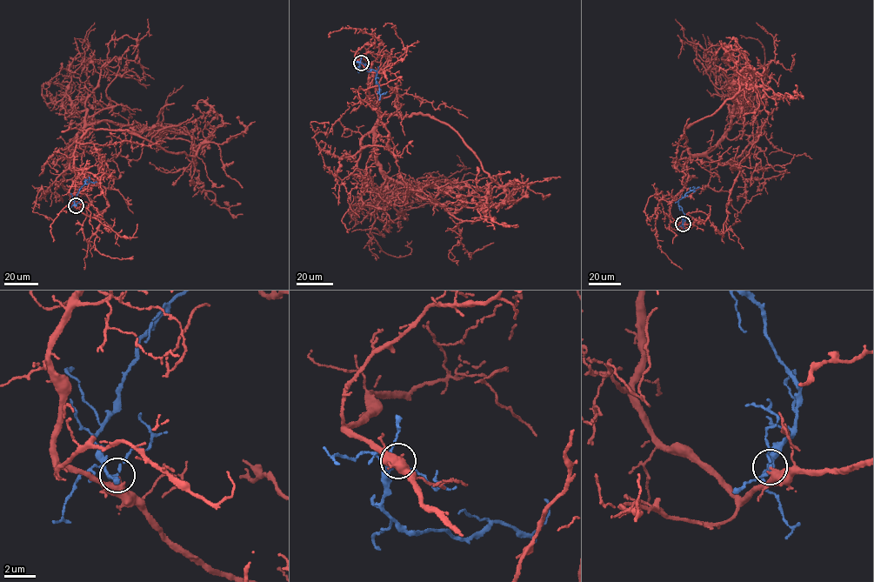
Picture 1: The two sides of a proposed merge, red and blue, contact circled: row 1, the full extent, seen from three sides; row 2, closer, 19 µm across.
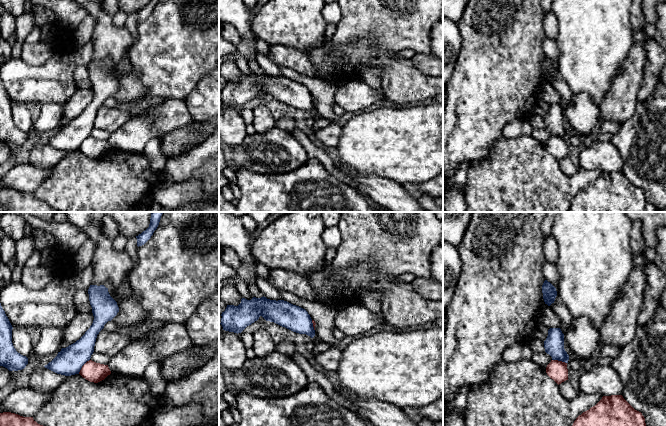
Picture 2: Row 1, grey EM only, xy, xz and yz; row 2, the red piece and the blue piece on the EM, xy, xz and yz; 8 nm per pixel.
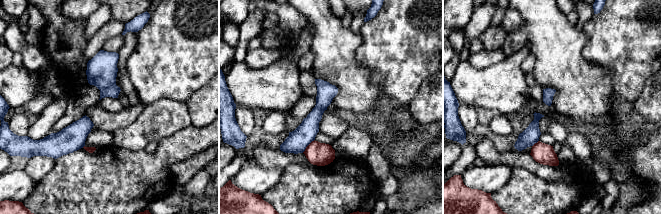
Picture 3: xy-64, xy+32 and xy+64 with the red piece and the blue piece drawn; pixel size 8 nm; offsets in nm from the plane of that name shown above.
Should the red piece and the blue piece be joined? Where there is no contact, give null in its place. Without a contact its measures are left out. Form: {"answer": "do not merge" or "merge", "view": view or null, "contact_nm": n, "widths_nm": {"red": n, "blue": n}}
{"answer": "do not merge", "view": "xy", "contact_nm": 150, "widths_nm": {"red": 160, "blue": 220}}

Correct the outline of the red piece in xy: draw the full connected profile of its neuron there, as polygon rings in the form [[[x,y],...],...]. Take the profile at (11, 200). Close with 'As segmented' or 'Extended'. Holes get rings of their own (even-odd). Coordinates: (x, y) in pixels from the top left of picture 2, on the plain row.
[[[0,189],[0,212],[61,212],[38,200],[33,193]]]. As segmented

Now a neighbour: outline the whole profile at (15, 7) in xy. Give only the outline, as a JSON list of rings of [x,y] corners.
[[[0,0],[2,7],[15,18],[25,12],[26,0]]]

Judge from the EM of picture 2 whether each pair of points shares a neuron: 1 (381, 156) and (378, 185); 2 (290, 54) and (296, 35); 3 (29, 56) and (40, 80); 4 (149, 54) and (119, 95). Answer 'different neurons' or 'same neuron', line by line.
1: different neurons
2: different neurons
3: different neurons
4: different neurons

